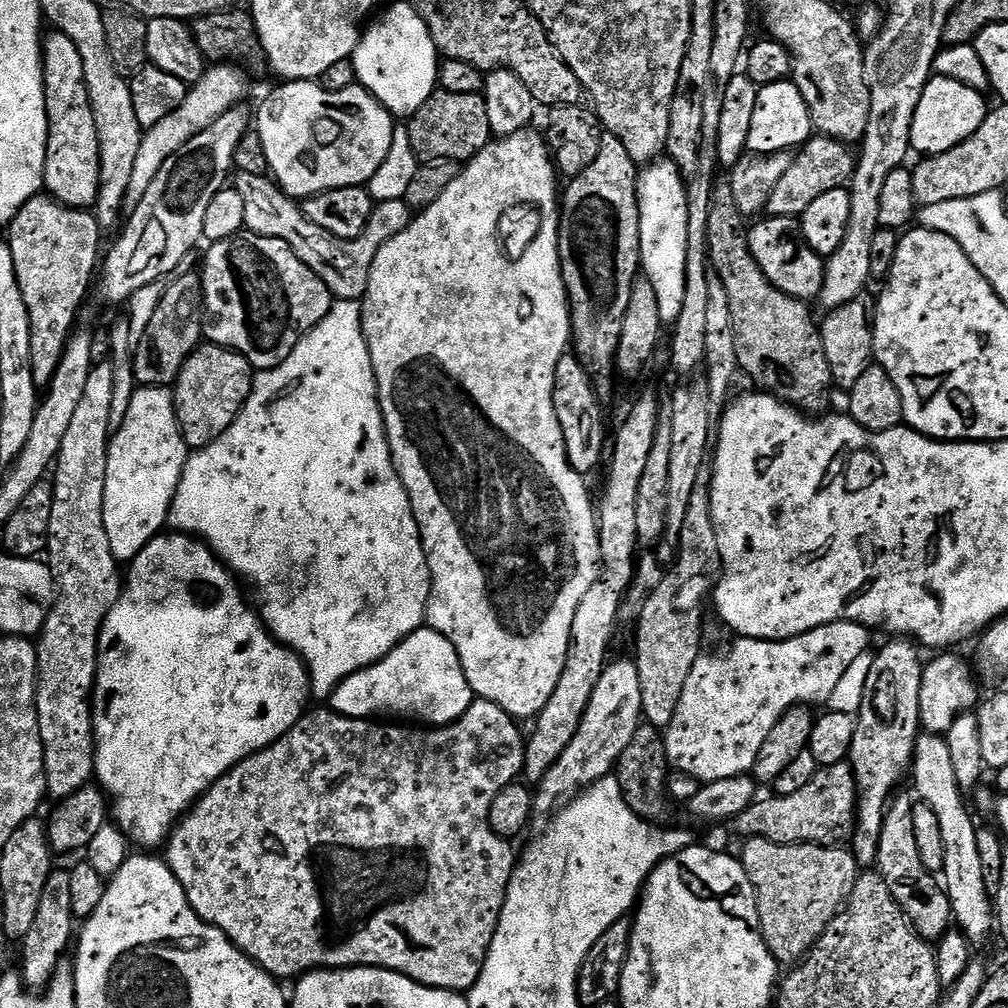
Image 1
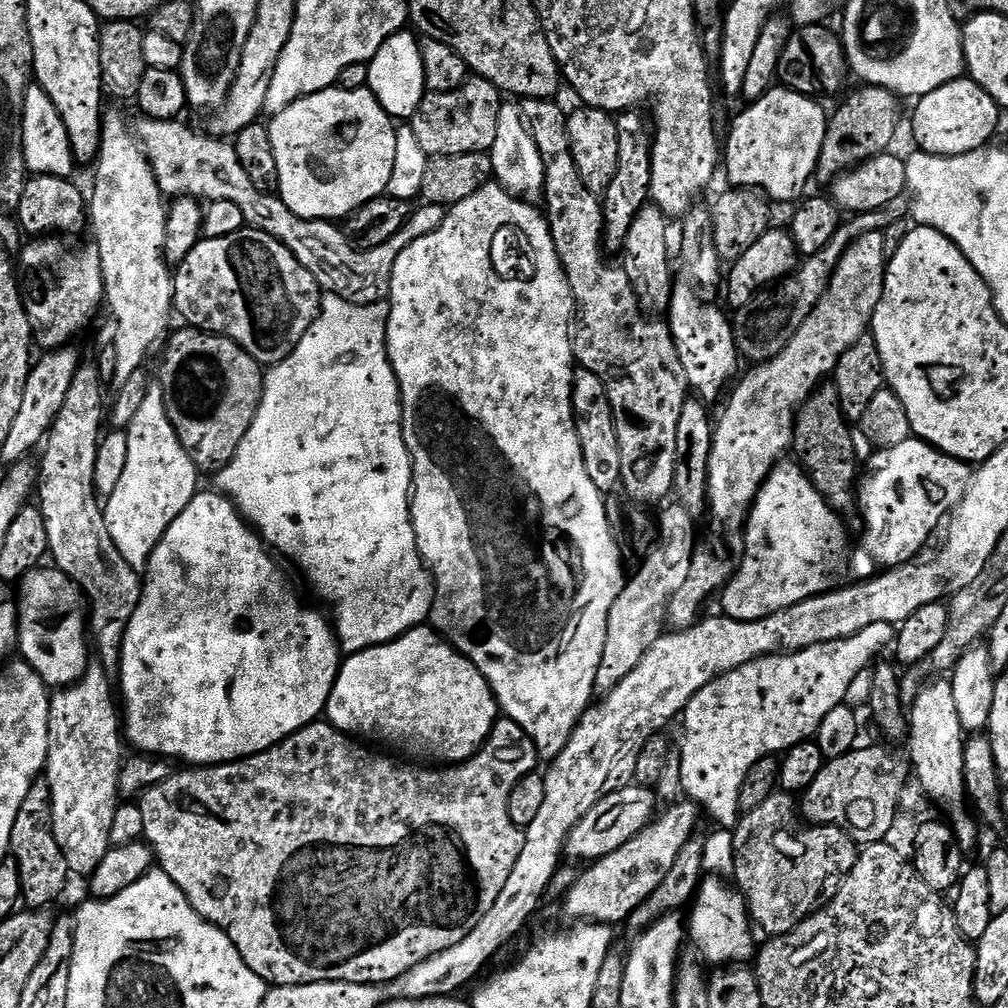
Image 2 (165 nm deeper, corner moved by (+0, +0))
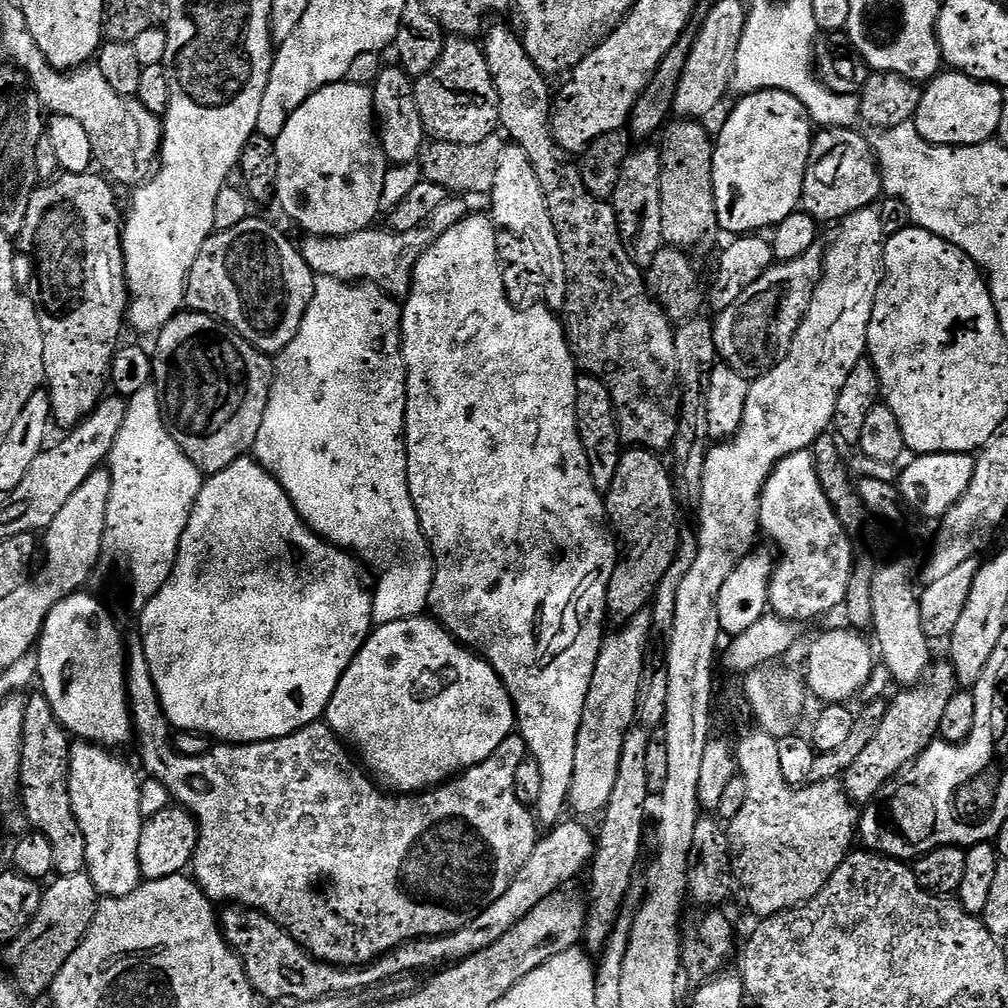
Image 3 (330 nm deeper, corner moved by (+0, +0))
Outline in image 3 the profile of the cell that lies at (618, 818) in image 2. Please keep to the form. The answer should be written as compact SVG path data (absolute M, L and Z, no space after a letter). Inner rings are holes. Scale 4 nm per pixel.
M560 824L548 837L541 839L536 845L534 854L529 858L524 867L520 869L512 885L494 902L486 911L480 913L475 920L465 926L462 930L452 932L449 936L438 936L435 938L425 938L413 940L391 952L386 952L381 957L382 976L372 980L372 968L368 966L337 966L335 964L325 964L323 960L317 960L315 956L307 953L301 948L300 943L295 938L288 935L279 924L275 924L269 916L255 910L249 911L248 915L248 960L246 956L246 971L248 980L252 983L253 993L257 997L265 996L268 1000L294 1000L294 1002L320 1000L328 997L339 997L341 994L359 993L359 988L364 988L362 1000L365 1005L383 1005L385 1001L395 1000L401 994L409 991L408 984L412 984L419 978L420 972L427 968L432 968L435 964L446 962L459 962L467 956L473 956L476 952L483 952L491 944L498 942L505 936L511 928L515 927L534 906L538 906L549 896L559 893L563 884L568 884L572 880L572 872L580 872L589 867L594 856L594 836L587 832L580 824Z

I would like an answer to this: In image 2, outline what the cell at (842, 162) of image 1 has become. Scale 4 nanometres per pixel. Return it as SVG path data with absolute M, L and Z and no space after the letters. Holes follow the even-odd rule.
M860 86L860 89L837 110L831 113L826 130L826 138L822 142L820 160L816 163L815 179L831 182L838 176L843 176L845 172L853 169L858 164L863 164L872 156L882 156L889 151L892 139L896 136L896 127L900 124L900 104L896 93L885 88L873 86Z

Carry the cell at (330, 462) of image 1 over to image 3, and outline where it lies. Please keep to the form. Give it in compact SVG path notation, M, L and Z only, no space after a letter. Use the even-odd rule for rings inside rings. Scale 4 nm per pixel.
M322 276L316 281L316 289L312 295L310 306L304 315L304 321L300 327L299 334L294 338L294 342L290 342L290 346L286 346L278 353L274 360L274 379L272 382L272 393L268 399L266 406L266 414L262 418L262 426L258 430L258 438L256 439L256 447L254 449L254 458L256 461L268 471L268 473L277 480L280 485L286 490L288 496L292 499L292 505L296 507L296 512L300 515L301 520L320 537L321 540L327 540L330 544L335 544L337 548L351 550L361 561L369 560L378 571L381 572L380 581L377 582L376 588L374 584L373 597L373 615L377 625L389 624L390 622L398 622L399 620L409 620L415 616L425 615L426 609L429 607L432 598L432 573L434 571L434 561L431 551L428 546L428 540L424 536L424 531L420 529L418 522L418 514L416 507L412 501L410 486L408 485L408 446L404 442L404 415L406 414L406 406L408 405L408 370L404 366L404 342L402 339L402 308L398 303L395 304L386 293L383 292L383 287L377 286L375 283L359 282L359 283L344 283L334 278Z

